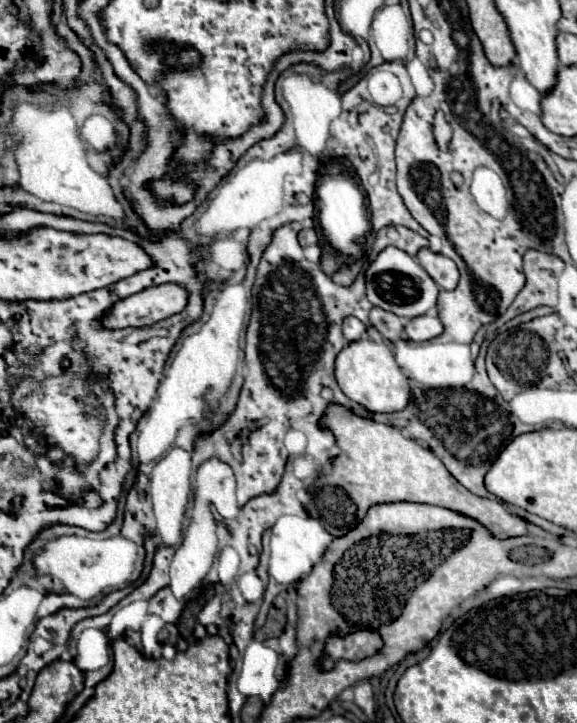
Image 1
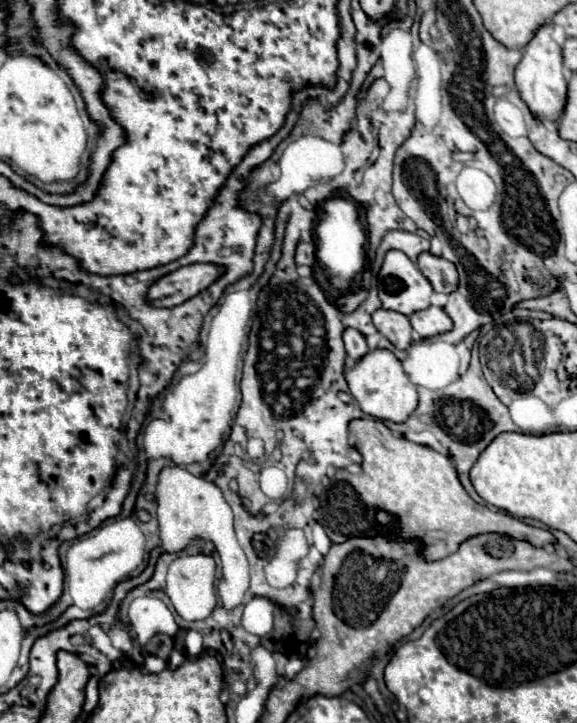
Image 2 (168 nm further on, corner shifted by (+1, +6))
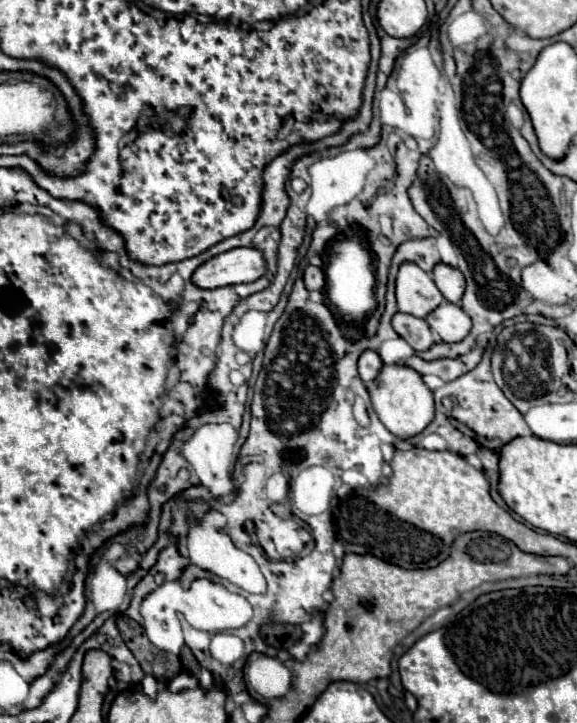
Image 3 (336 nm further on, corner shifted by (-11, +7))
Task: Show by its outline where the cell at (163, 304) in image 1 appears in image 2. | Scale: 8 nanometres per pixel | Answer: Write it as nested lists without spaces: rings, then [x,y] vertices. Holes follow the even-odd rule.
[[[215,264],[183,266],[161,276],[161,280],[155,280],[147,290],[147,300],[155,308],[173,308],[197,296],[197,292],[205,290],[213,280],[217,280],[221,272],[223,268]]]

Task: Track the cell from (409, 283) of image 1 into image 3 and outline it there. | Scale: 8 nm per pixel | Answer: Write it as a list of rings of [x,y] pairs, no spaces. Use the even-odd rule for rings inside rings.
[[[403,263],[397,275],[397,307],[413,317],[427,317],[443,301],[431,275],[415,263]]]

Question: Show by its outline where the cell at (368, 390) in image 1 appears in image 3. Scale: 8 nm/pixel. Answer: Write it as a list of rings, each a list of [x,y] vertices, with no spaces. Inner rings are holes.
[[[385,365],[379,377],[371,385],[367,385],[367,389],[371,395],[373,409],[379,415],[381,423],[399,439],[415,437],[433,421],[433,415],[435,415],[433,393],[427,389],[421,375],[409,367]]]

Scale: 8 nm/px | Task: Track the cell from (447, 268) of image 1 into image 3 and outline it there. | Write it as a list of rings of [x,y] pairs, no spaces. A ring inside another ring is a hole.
[[[439,263],[433,269],[433,281],[437,285],[437,289],[441,291],[441,295],[451,301],[451,303],[459,303],[463,293],[465,293],[465,277],[459,269],[449,267]]]

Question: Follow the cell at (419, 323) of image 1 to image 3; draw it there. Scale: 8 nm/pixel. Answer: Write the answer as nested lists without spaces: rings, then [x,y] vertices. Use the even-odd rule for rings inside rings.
[[[443,301],[433,313],[425,317],[431,331],[437,333],[437,337],[445,343],[457,343],[467,337],[471,329],[469,315],[455,303]]]

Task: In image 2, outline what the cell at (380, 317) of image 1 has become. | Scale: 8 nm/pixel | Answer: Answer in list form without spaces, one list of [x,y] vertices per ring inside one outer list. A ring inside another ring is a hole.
[[[379,308],[373,312],[373,324],[393,346],[405,350],[411,344],[411,324],[405,314]]]

